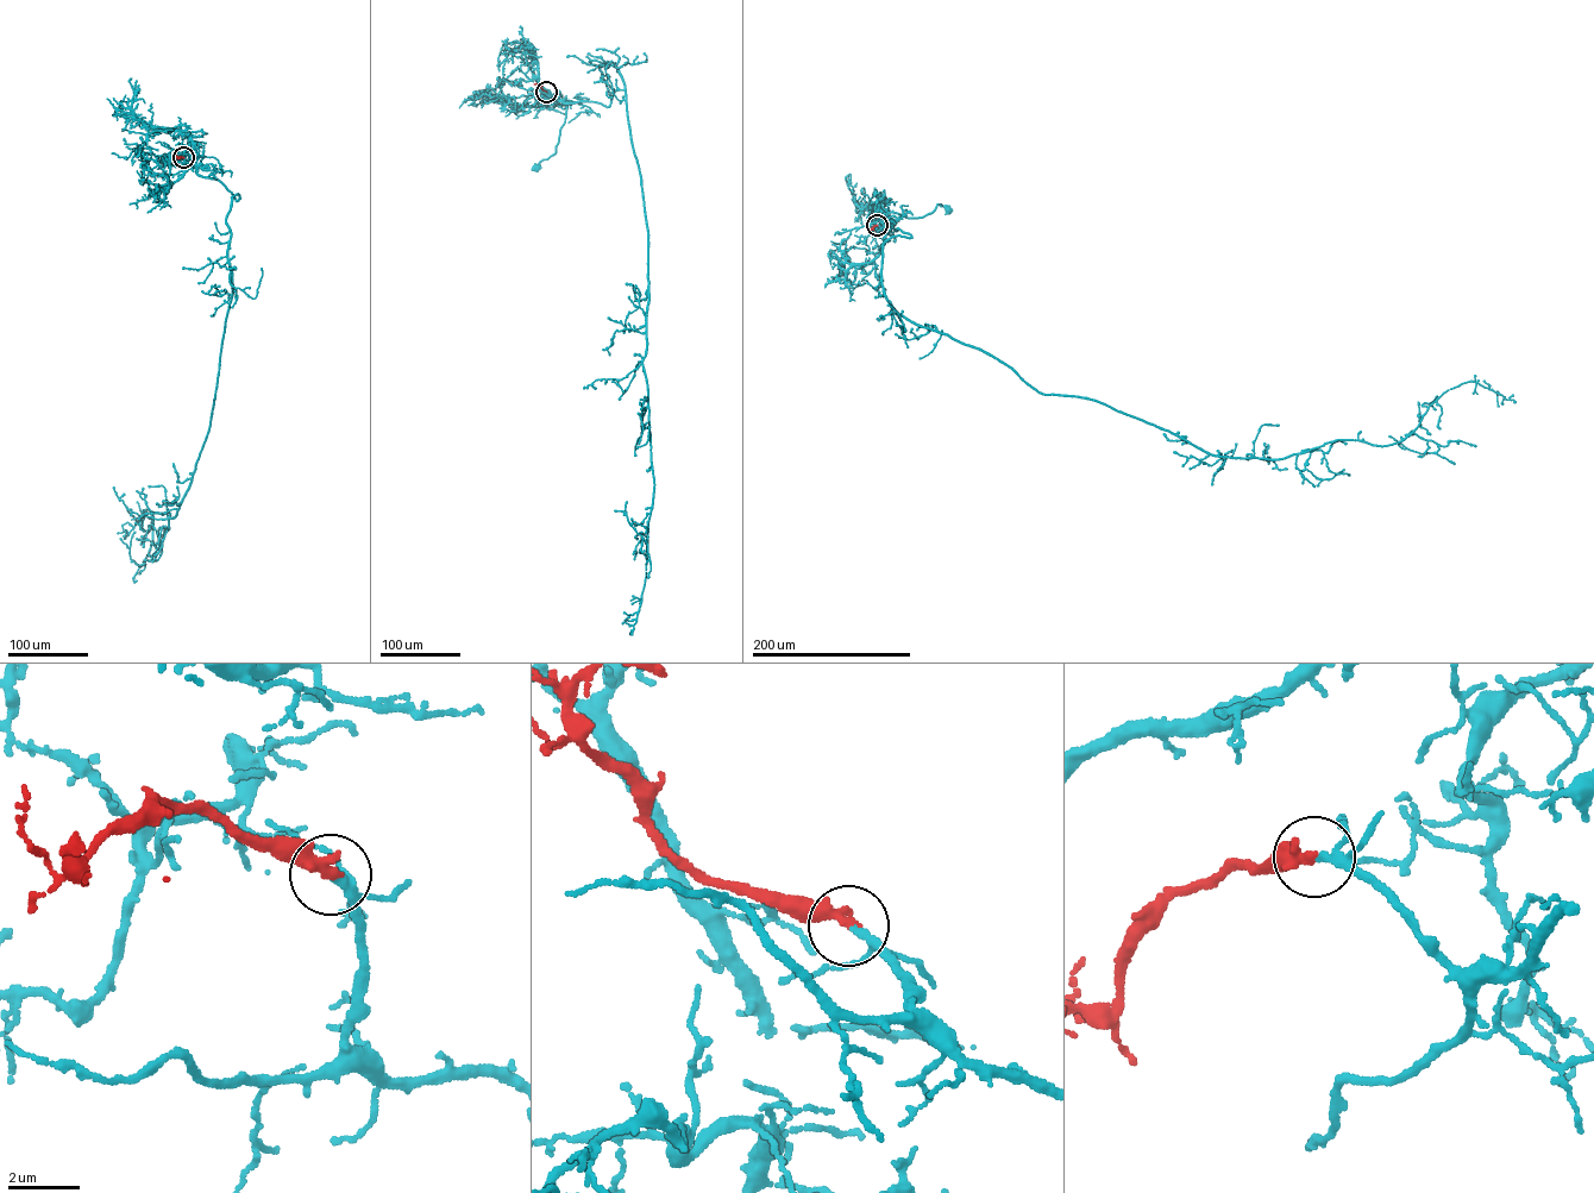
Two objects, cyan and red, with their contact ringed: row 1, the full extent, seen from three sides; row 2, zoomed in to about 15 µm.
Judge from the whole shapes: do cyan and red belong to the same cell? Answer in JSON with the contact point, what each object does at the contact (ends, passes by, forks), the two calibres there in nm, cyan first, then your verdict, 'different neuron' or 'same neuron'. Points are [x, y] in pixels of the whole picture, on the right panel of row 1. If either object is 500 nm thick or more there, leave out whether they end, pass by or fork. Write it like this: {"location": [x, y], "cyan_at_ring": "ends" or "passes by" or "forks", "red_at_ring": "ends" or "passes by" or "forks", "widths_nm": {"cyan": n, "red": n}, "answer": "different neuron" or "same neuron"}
{"location": [877, 225], "cyan_at_ring": "passes by", "red_at_ring": "ends", "widths_nm": {"cyan": 160, "red": 360}, "answer": "same neuron"}

